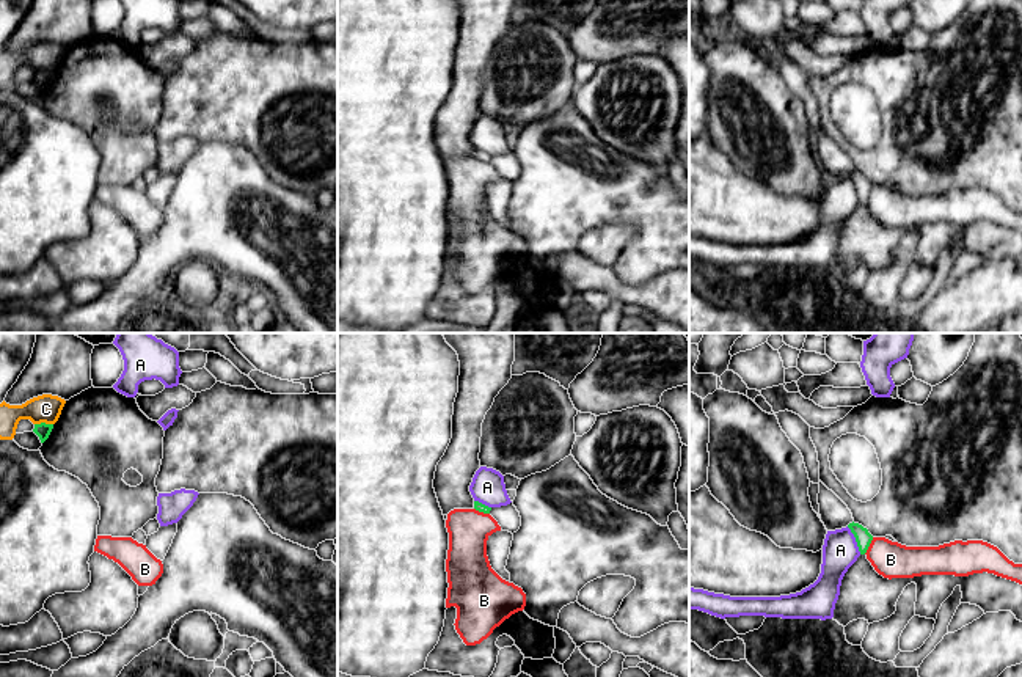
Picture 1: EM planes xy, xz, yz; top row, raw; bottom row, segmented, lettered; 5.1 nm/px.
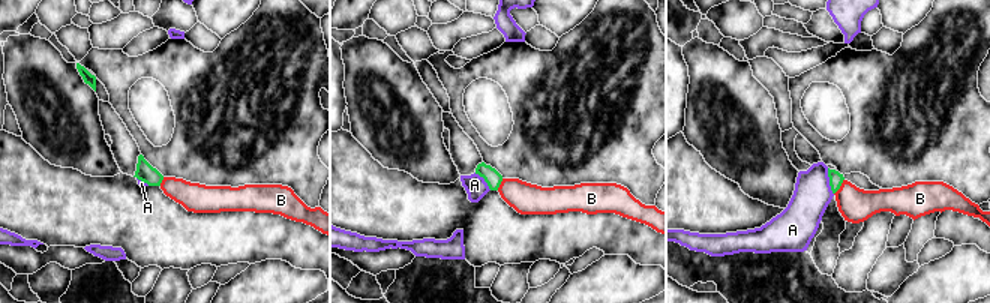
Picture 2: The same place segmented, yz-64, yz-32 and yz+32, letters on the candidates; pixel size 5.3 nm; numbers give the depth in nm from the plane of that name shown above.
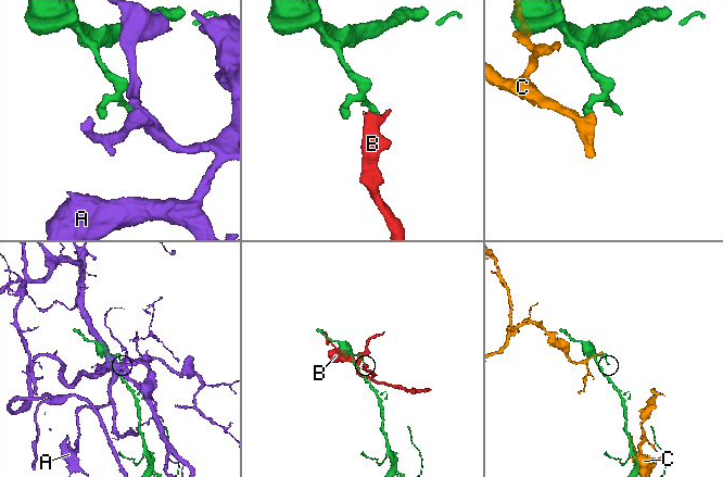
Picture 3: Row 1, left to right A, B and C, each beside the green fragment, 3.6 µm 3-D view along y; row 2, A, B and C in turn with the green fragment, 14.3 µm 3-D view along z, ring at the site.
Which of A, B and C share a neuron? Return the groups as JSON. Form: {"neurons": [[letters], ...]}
{"neurons": [["A"], ["B"], ["C"]]}

